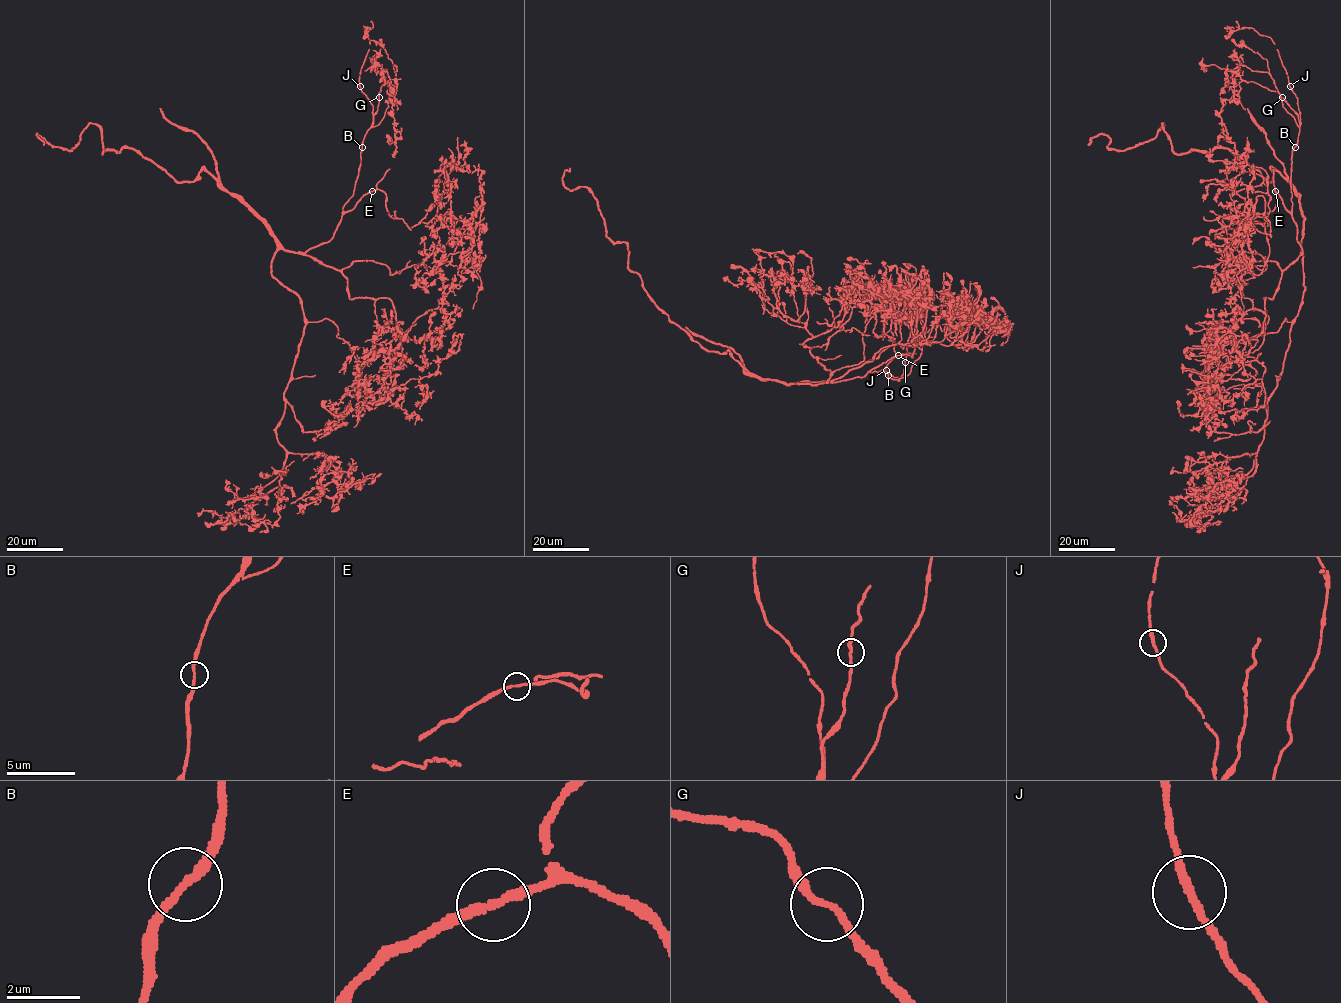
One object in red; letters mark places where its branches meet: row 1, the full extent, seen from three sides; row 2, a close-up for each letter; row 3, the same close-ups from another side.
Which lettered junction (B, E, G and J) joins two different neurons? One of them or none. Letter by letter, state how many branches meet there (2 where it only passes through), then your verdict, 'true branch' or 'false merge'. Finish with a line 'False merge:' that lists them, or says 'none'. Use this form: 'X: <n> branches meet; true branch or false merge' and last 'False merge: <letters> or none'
B: 2 branches meet; true branch
E: 2 branches meet; true branch
G: 2 branches meet; true branch
J: 2 branches meet; true branch
False merge: none

